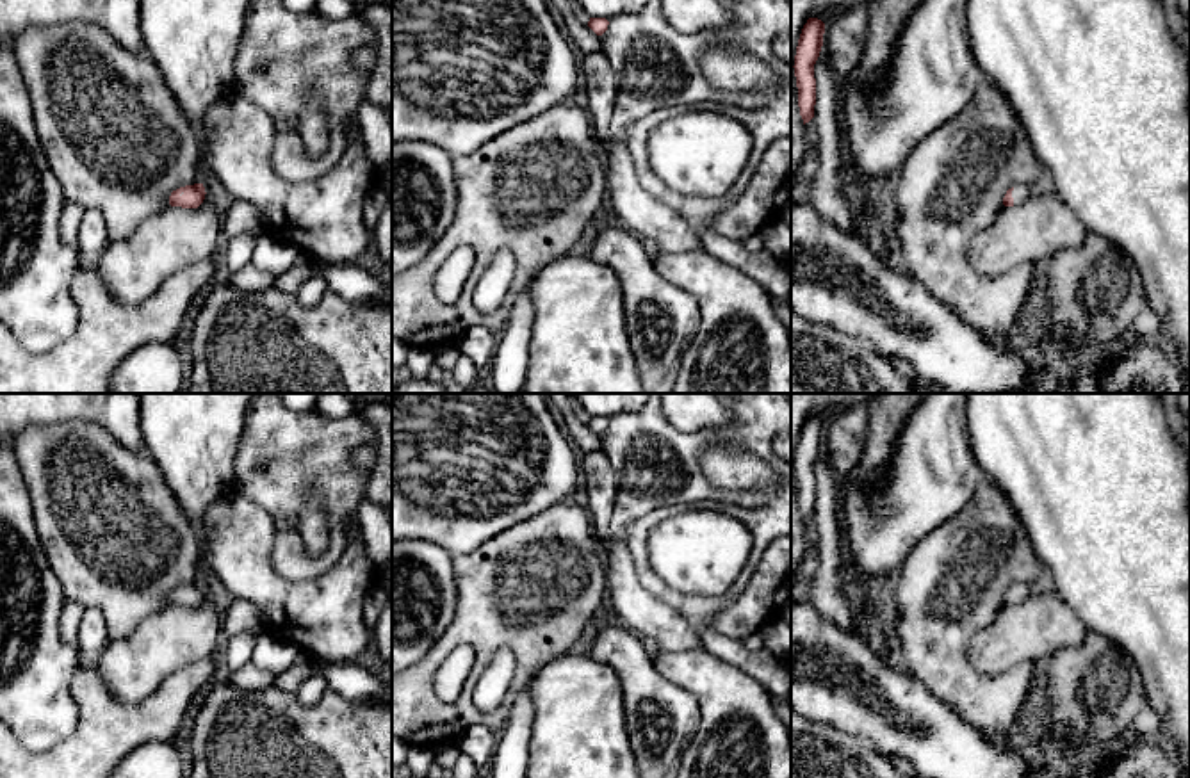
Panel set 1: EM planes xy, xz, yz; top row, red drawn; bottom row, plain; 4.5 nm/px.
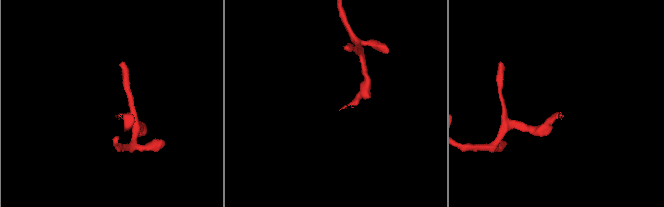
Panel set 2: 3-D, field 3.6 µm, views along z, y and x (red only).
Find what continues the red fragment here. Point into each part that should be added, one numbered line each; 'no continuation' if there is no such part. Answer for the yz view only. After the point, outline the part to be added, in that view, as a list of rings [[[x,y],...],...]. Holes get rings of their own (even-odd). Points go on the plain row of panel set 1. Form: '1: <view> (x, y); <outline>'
1: yz (1021, 591); [[[1015,584],[1012,589],[1014,604],[1021,604],[1031,595],[1031,589],[1028,584]]]

